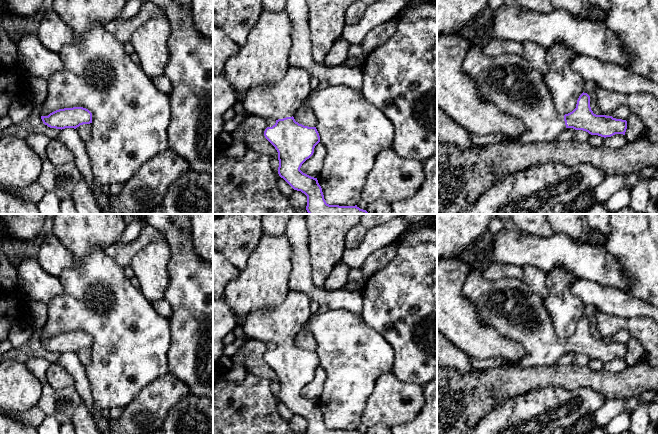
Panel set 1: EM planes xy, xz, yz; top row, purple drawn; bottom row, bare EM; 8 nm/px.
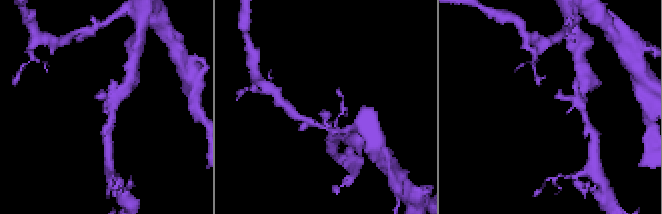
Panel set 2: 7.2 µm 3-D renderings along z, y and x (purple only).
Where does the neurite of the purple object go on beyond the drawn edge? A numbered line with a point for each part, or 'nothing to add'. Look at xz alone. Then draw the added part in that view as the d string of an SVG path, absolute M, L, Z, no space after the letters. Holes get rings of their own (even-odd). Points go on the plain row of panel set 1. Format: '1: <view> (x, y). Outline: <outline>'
1: xz (283, 323). Outline: M290 289L278 307L248 313L241 327L252 340L276 344L292 341L312 315L310 303L306 294Z

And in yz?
1: yz (508, 305). Outline: M472 271L464 281L462 295L476 308L483 324L524 348L519 366L555 365L566 353L564 340L557 336L550 315L542 304L543 297L532 292L523 279L502 278L492 282L478 271Z

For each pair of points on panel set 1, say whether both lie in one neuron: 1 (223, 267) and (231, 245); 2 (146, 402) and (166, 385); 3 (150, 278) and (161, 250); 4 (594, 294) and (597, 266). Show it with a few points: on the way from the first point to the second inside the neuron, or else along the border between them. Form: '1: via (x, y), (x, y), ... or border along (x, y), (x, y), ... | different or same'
1: border along (223, 255), (239, 269) | different
2: via (151, 402), (162, 390) | same
3: via (151, 271), (151, 263), (154, 257) | same
4: border along (577, 277), (593, 280), (617, 289) | different

